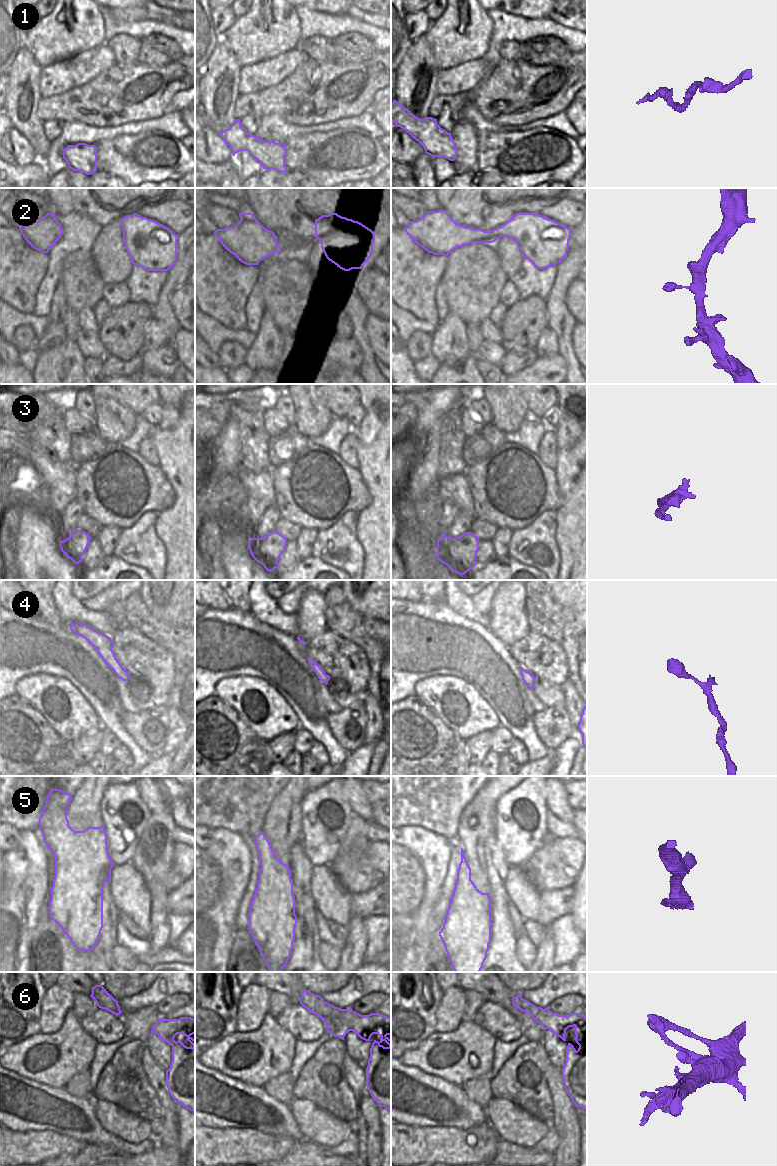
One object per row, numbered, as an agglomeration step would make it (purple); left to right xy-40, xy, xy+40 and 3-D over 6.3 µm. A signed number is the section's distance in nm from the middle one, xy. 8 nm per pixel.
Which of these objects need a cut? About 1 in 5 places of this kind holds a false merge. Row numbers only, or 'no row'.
no row.

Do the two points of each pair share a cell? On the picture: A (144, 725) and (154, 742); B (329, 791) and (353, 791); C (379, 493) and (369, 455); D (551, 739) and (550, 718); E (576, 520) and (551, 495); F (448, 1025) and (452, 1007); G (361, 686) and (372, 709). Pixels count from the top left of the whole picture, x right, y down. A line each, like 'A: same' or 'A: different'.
A: same
B: different
C: same
D: same
E: different
F: same
G: different

